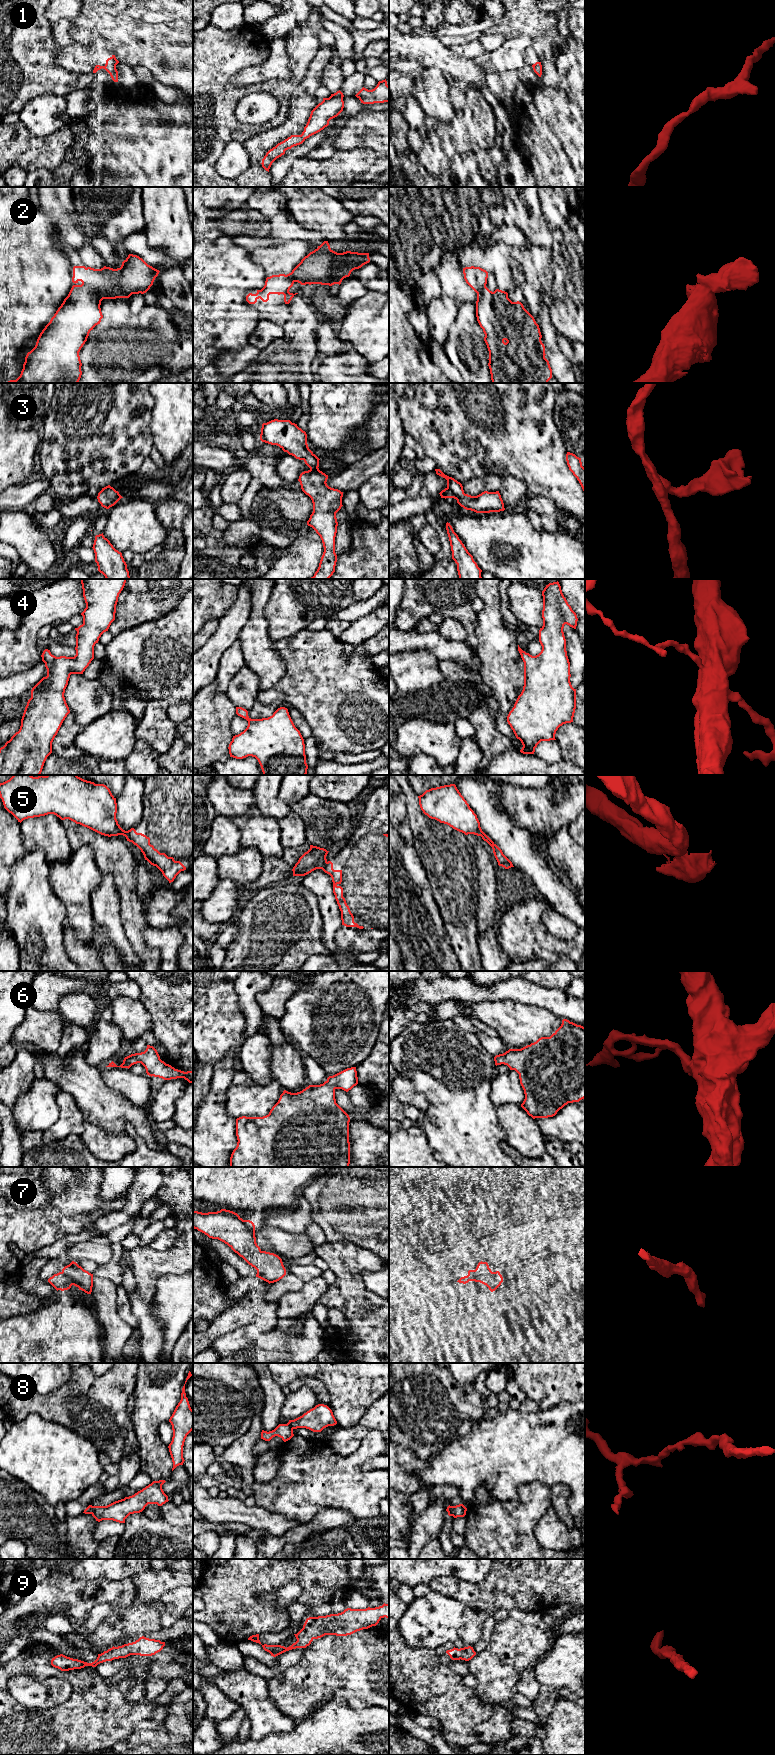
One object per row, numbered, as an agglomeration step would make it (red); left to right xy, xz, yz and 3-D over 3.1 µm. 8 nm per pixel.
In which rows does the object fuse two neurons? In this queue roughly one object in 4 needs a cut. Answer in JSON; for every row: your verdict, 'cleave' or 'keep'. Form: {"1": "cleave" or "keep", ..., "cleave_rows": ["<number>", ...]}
{"1": "keep", "2": "cleave", "3": "keep", "4": "keep", "5": "cleave", "6": "keep", "7": "keep", "8": "cleave", "9": "keep", "cleave_rows": ["2", "5", "8"]}

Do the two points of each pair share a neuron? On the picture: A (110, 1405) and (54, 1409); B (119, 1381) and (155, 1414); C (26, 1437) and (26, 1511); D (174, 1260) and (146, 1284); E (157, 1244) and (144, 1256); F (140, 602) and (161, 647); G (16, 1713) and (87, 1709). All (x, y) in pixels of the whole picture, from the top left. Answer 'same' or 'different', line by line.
A: same
B: different
C: different
D: same
E: different
F: different
G: same

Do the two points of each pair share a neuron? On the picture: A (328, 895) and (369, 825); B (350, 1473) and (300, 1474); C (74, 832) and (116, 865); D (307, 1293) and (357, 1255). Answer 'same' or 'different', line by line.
A: different
B: same
C: same
D: different

